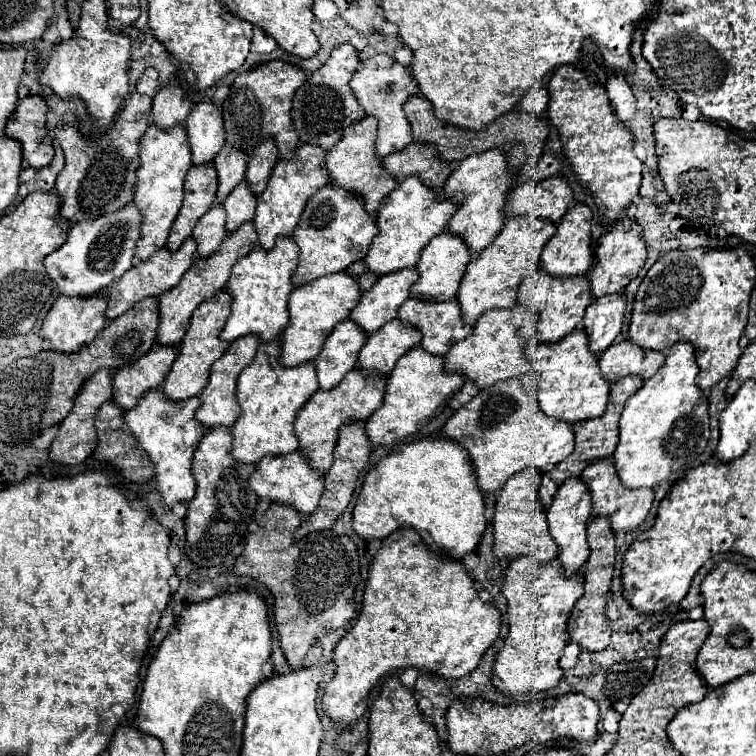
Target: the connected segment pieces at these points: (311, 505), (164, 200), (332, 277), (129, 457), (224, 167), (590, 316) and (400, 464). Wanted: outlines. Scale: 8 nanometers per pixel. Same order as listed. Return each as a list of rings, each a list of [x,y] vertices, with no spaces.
[[[295,450],[293,454],[285,454],[285,456],[265,456],[257,464],[257,470],[251,474],[249,486],[251,490],[257,492],[259,498],[291,504],[301,514],[311,514],[317,508],[319,498],[325,490],[325,476],[317,472],[299,450]]]
[[[151,124],[143,138],[141,138],[141,166],[137,170],[137,188],[135,188],[135,202],[143,214],[143,226],[141,226],[141,238],[137,242],[135,256],[139,260],[147,260],[155,250],[163,248],[167,244],[167,234],[175,222],[175,216],[183,204],[183,182],[185,174],[191,168],[191,150],[189,140],[183,126],[175,126],[169,130],[157,130],[155,124]]]
[[[335,272],[311,280],[303,286],[297,286],[289,296],[289,324],[283,332],[281,362],[289,366],[297,366],[315,360],[329,332],[335,328],[335,324],[349,318],[359,298],[361,298],[361,288],[347,272]]]
[[[105,402],[101,406],[101,410],[97,412],[97,418],[95,418],[95,428],[97,428],[97,434],[99,434],[99,444],[95,448],[95,458],[97,460],[107,460],[107,462],[113,462],[113,466],[121,472],[121,476],[125,480],[131,480],[131,482],[137,482],[137,484],[143,484],[147,480],[151,480],[155,476],[155,468],[153,468],[153,462],[149,460],[149,456],[145,454],[145,450],[141,450],[129,430],[129,426],[125,424],[125,418],[123,418],[123,410],[119,410],[117,406],[113,406],[113,402]]]
[[[225,144],[219,152],[217,158],[213,160],[217,174],[219,174],[219,192],[217,192],[217,202],[223,202],[227,194],[245,178],[247,170],[247,154],[243,150],[233,148],[231,144]]]
[[[609,294],[597,298],[585,312],[585,332],[589,336],[591,352],[597,356],[619,336],[625,322],[625,294]]]
[[[443,436],[419,438],[401,446],[401,450],[383,456],[369,470],[353,510],[353,528],[365,540],[373,540],[373,538],[385,538],[401,526],[409,526],[415,528],[421,534],[421,538],[429,544],[429,548],[433,548],[435,552],[447,552],[451,558],[461,560],[467,552],[473,552],[477,548],[485,532],[487,520],[483,510],[485,510],[483,494],[481,488],[477,486],[477,476],[467,448]]]

